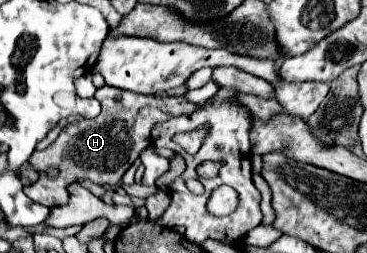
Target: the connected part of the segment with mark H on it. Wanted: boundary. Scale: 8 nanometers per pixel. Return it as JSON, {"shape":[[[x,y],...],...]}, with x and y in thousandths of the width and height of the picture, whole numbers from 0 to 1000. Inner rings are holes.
{"shape":[[[292,336],[259,360],[259,391],[275,407],[275,447],[259,470],[188,486],[128,589],[95,597],[79,621],[79,652],[106,684],[106,708],[95,715],[95,731],[68,739],[68,771],[95,802],[123,818],[177,810],[188,794],[183,739],[232,708],[253,715],[259,731],[319,731],[362,644],[362,542],[411,542],[422,486],[455,478],[482,455],[520,455],[531,431],[548,431],[569,407],[520,407],[510,399],[510,383],[417,383],[346,368]],[[139,660],[161,668],[150,700],[134,700],[123,684]]]}

